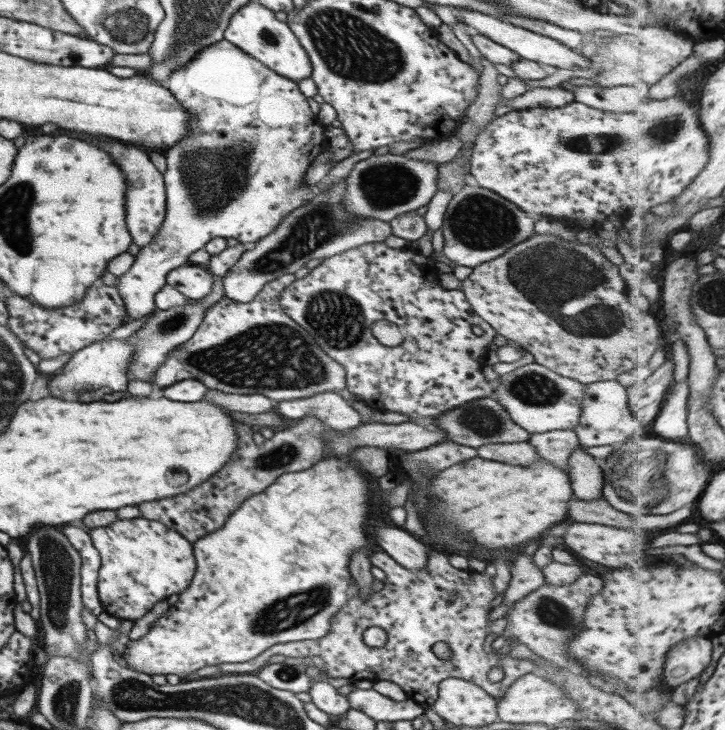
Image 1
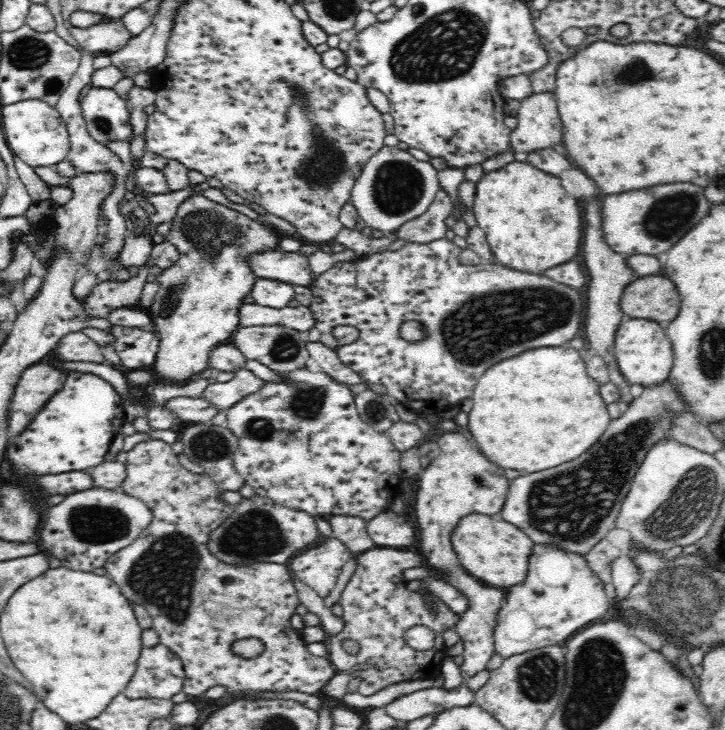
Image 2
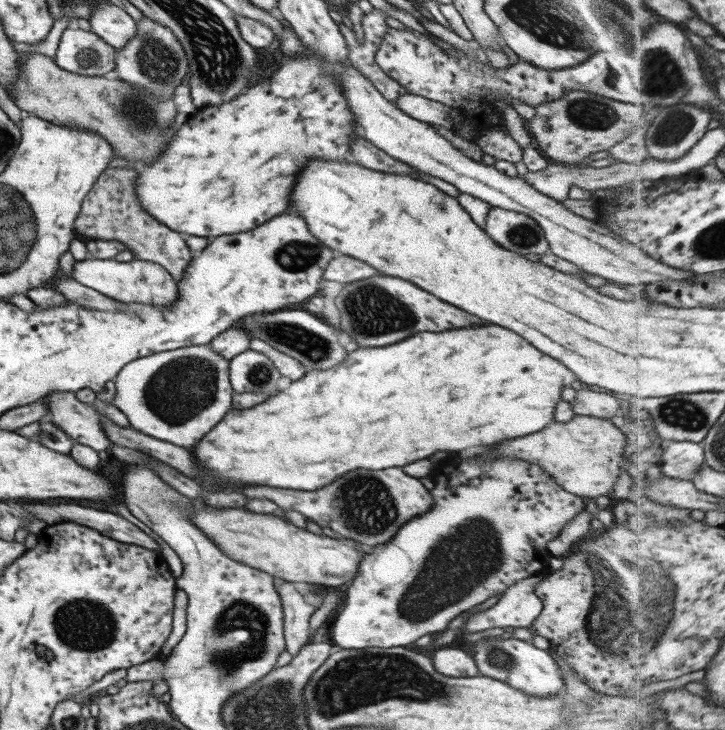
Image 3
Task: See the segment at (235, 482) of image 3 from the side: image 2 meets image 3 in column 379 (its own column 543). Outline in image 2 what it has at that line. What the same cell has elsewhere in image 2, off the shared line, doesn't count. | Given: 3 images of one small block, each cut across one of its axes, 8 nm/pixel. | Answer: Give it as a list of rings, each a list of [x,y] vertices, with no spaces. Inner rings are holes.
[[[555,346],[522,352],[485,370],[473,388],[474,406],[467,412],[468,430],[478,450],[490,462],[502,468],[540,472],[574,460],[592,444],[596,444],[604,434],[606,426],[610,424],[611,418],[606,410],[608,404],[600,396],[600,386],[586,374],[584,364],[578,350],[569,346]]]

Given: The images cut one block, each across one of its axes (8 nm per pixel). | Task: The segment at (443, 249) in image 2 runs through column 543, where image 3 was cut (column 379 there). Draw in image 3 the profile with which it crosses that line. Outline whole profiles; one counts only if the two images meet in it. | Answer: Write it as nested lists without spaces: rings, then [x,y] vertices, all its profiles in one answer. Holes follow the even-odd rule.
[[[374,276],[346,283],[335,298],[340,312],[341,332],[346,332],[358,348],[370,346],[390,346],[416,332],[444,332],[454,328],[484,326],[476,316],[430,296],[426,290],[414,286],[409,280],[398,280],[392,276]],[[376,300],[376,306],[374,306]]]

